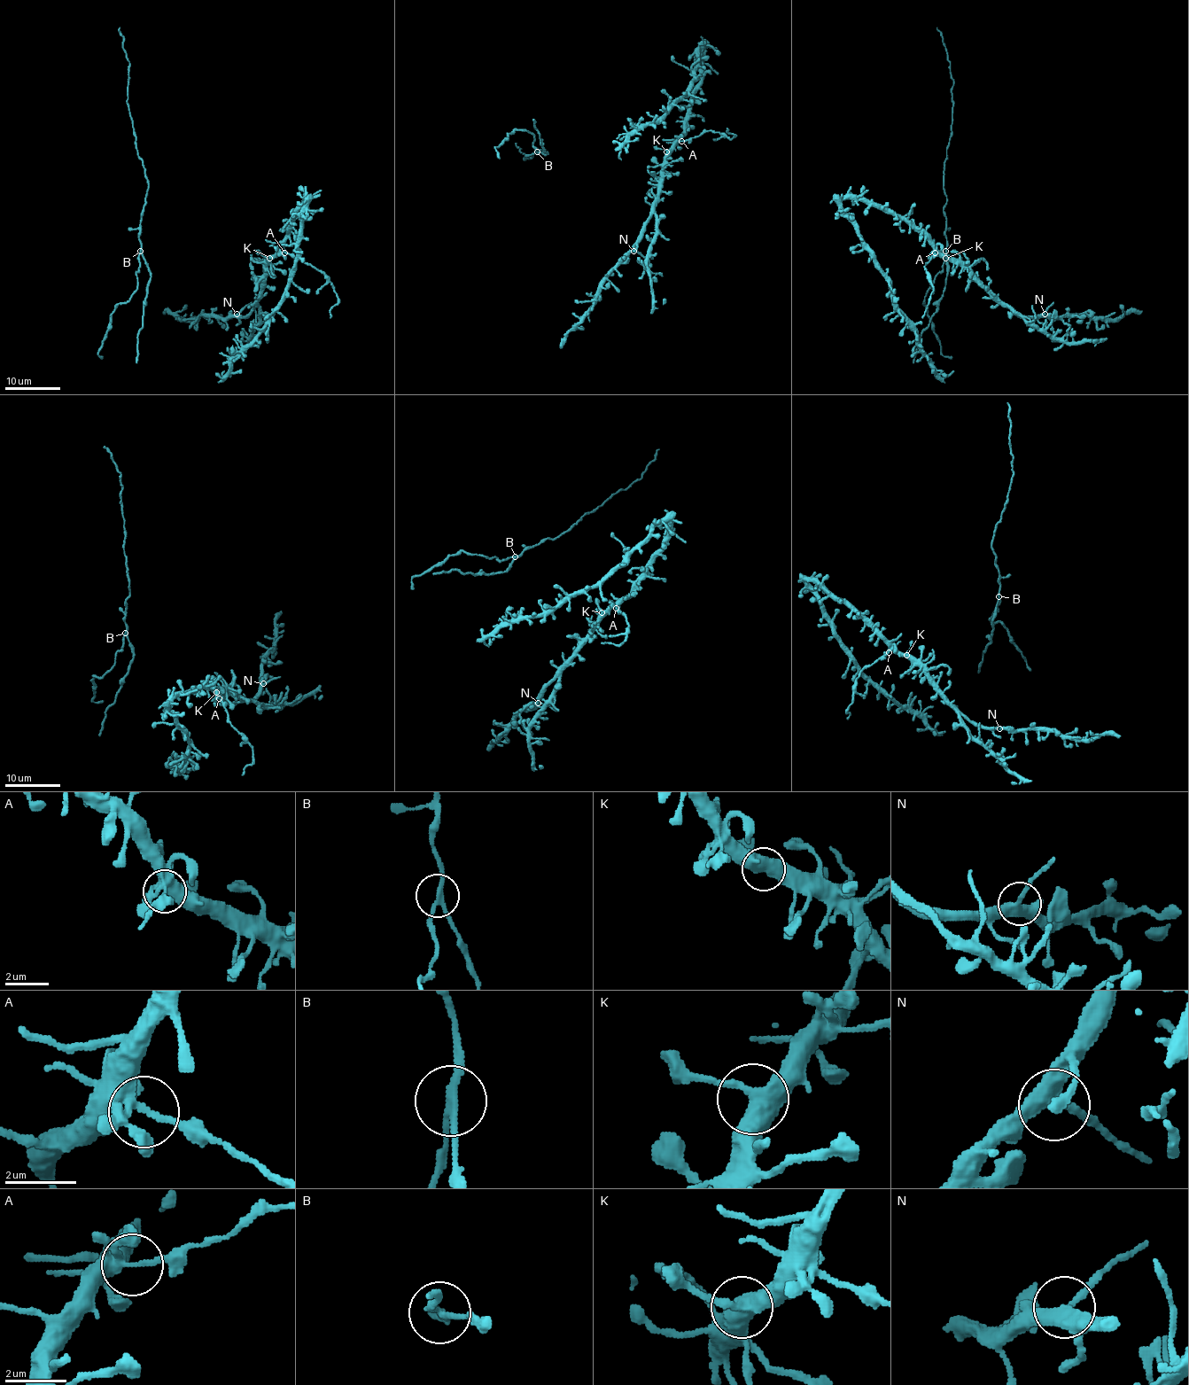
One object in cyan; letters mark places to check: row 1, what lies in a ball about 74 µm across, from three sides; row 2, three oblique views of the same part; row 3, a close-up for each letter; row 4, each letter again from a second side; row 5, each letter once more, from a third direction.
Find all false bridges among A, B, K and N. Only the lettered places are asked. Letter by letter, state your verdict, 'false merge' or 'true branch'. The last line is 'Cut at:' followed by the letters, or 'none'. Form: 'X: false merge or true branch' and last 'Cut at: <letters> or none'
A: false merge
B: false merge
K: true branch
N: true branch
Cut at: A, B

